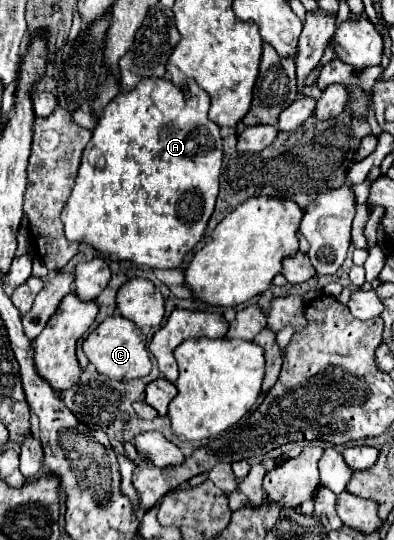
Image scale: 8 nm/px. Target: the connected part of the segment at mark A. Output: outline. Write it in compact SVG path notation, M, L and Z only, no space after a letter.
M148 78L142 80L132 92L120 92L100 114L96 128L92 130L92 140L88 142L88 146L84 148L82 154L82 164L76 176L76 184L72 188L72 194L62 210L62 224L64 224L64 234L68 242L84 242L88 246L92 246L94 250L100 250L104 254L112 254L118 256L118 260L130 260L142 266L150 266L150 268L176 268L182 264L186 252L194 250L200 244L200 238L206 230L208 218L214 210L214 202L218 198L218 190L220 190L220 170L222 170L222 138L220 138L220 128L210 122L208 118L208 108L210 108L210 96L198 88L194 82L190 84L190 98L184 98L182 90L178 86L174 86L170 80L166 78Z

